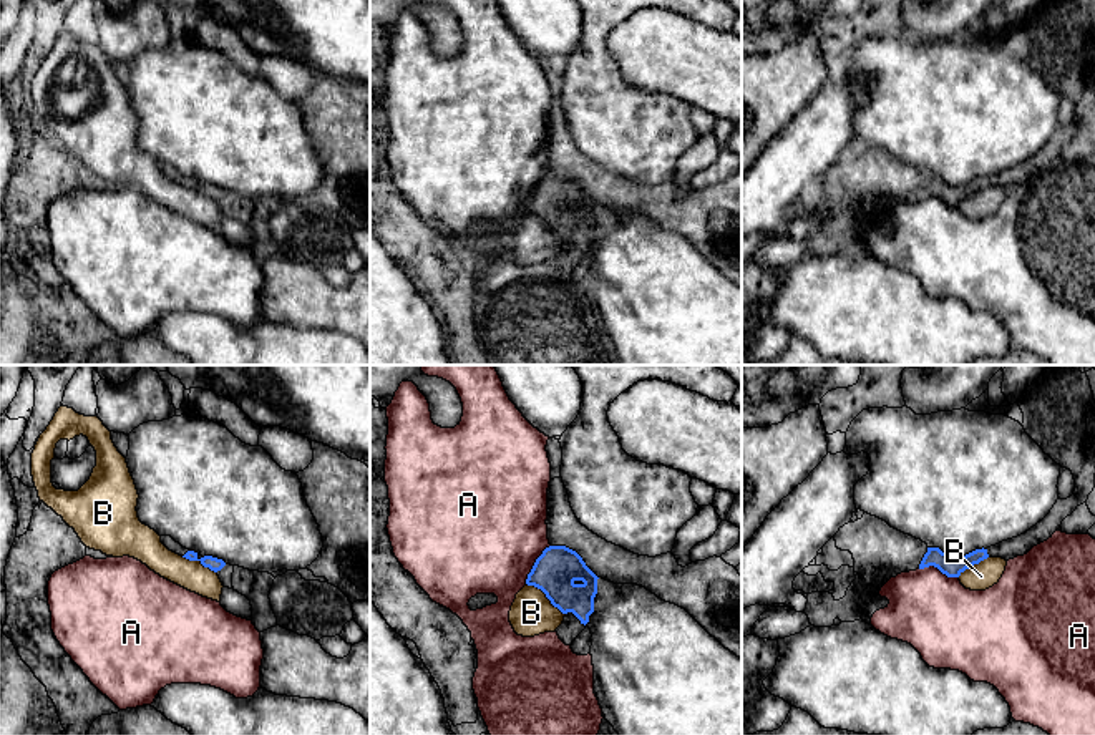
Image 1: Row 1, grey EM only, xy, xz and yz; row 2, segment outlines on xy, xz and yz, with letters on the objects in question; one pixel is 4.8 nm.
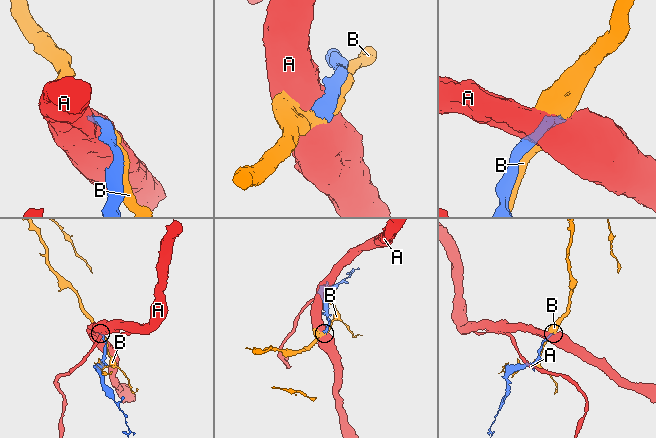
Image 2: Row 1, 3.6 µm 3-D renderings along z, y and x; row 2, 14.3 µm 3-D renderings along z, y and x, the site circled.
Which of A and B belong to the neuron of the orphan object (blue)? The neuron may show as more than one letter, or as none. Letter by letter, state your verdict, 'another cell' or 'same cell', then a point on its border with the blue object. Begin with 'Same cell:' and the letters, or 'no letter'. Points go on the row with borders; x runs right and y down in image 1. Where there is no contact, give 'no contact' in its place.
Same cell: no letter
A: another cell; meets blue in xz at (535, 564)
B: another cell; meets blue in xz at (546, 596)

